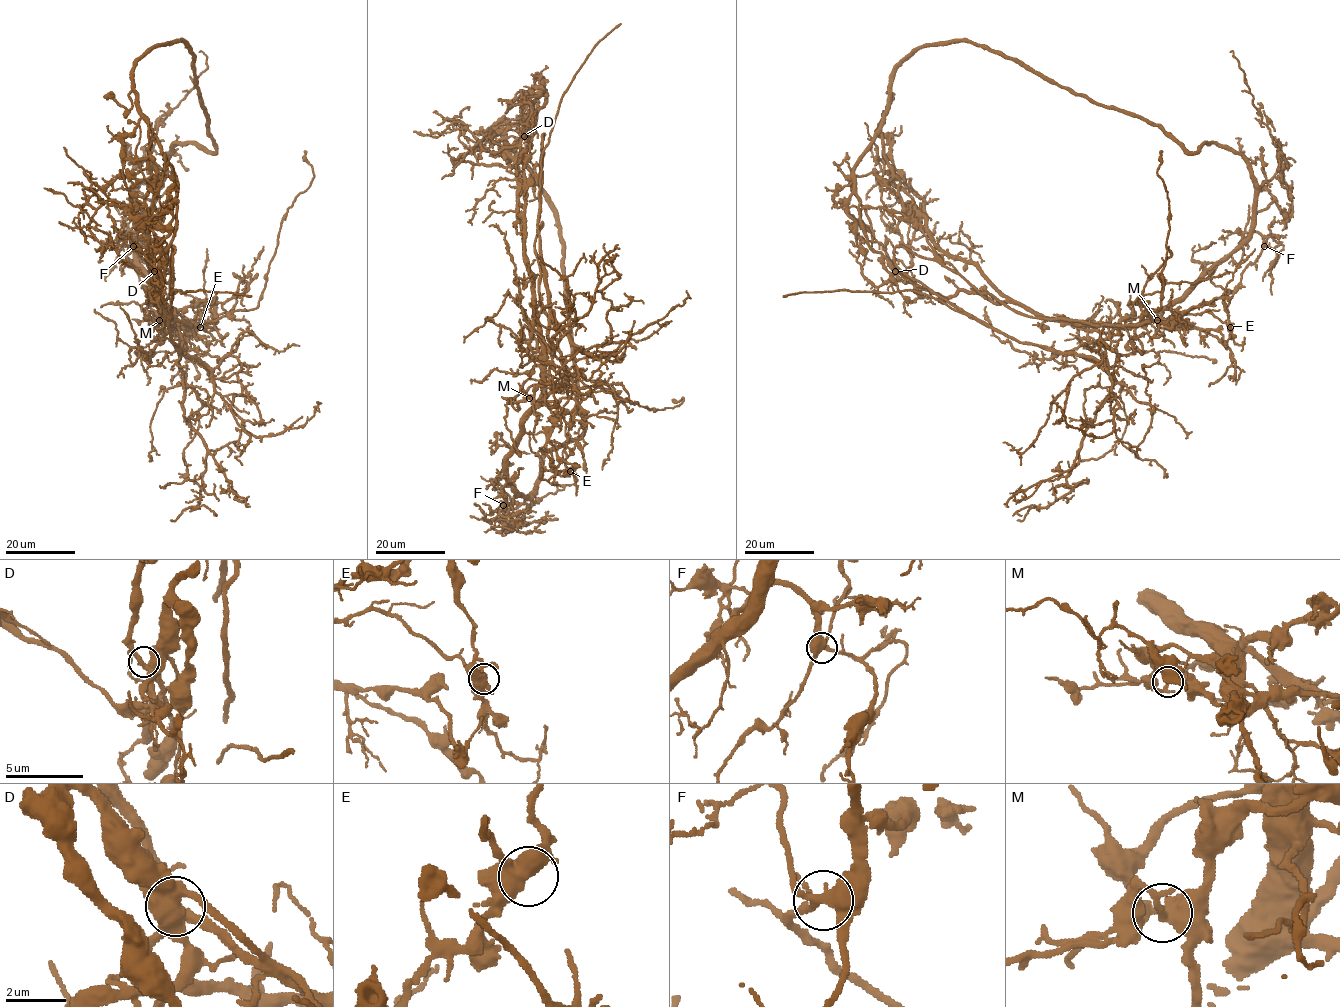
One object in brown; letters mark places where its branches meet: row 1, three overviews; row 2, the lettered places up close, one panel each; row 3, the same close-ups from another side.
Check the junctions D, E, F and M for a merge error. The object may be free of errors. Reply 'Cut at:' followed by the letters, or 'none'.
Cut at: M

